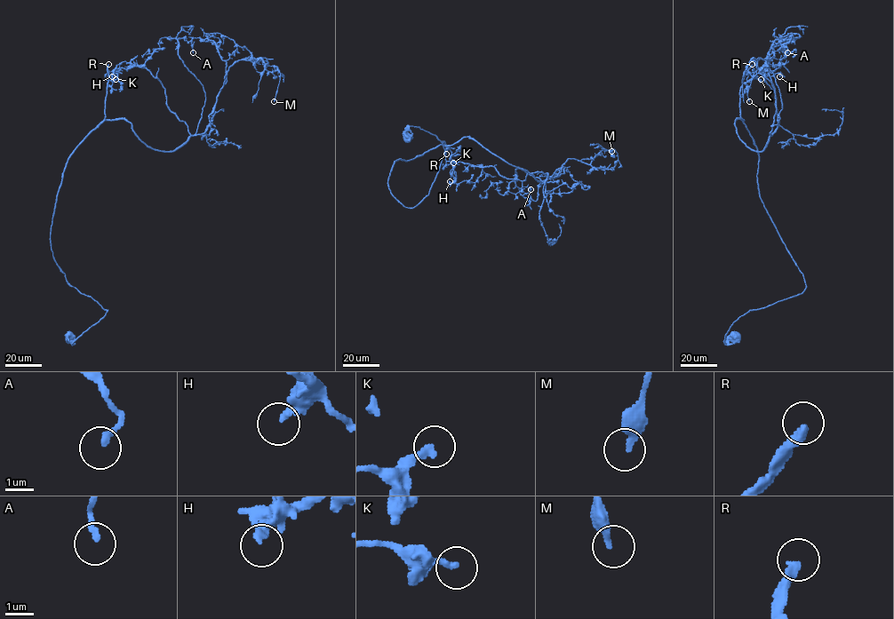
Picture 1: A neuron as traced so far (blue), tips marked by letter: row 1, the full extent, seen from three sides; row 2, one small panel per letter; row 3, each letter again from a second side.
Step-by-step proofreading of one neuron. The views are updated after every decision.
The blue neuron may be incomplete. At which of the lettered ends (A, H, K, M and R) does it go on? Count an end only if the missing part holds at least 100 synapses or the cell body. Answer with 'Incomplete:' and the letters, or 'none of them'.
Incomplete: R

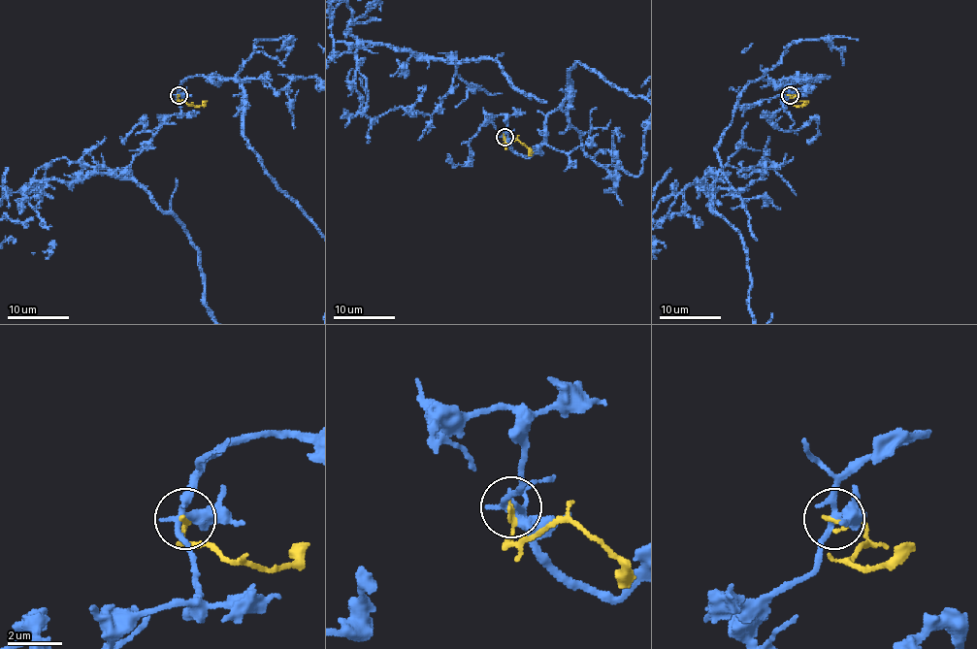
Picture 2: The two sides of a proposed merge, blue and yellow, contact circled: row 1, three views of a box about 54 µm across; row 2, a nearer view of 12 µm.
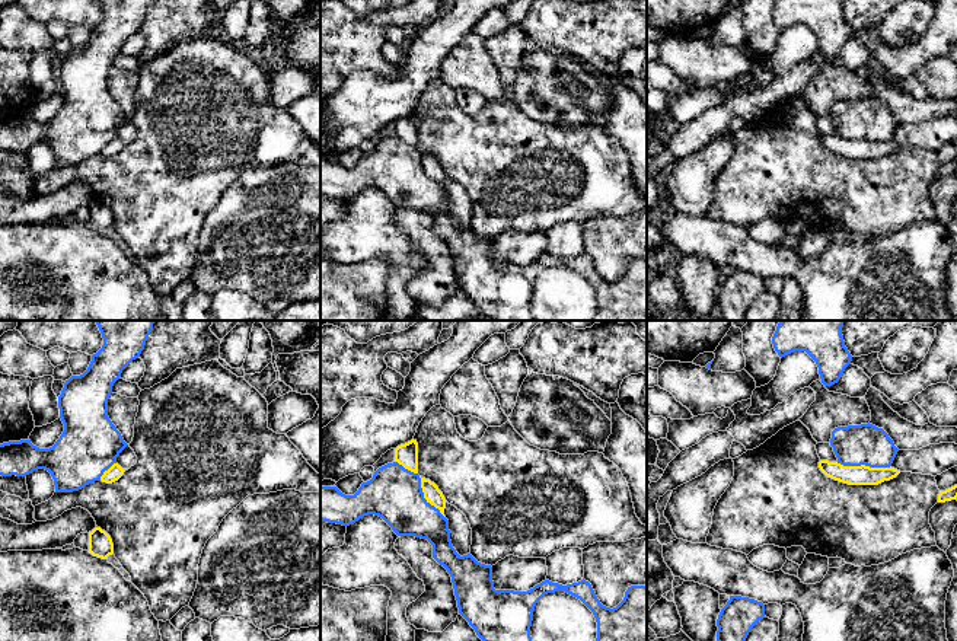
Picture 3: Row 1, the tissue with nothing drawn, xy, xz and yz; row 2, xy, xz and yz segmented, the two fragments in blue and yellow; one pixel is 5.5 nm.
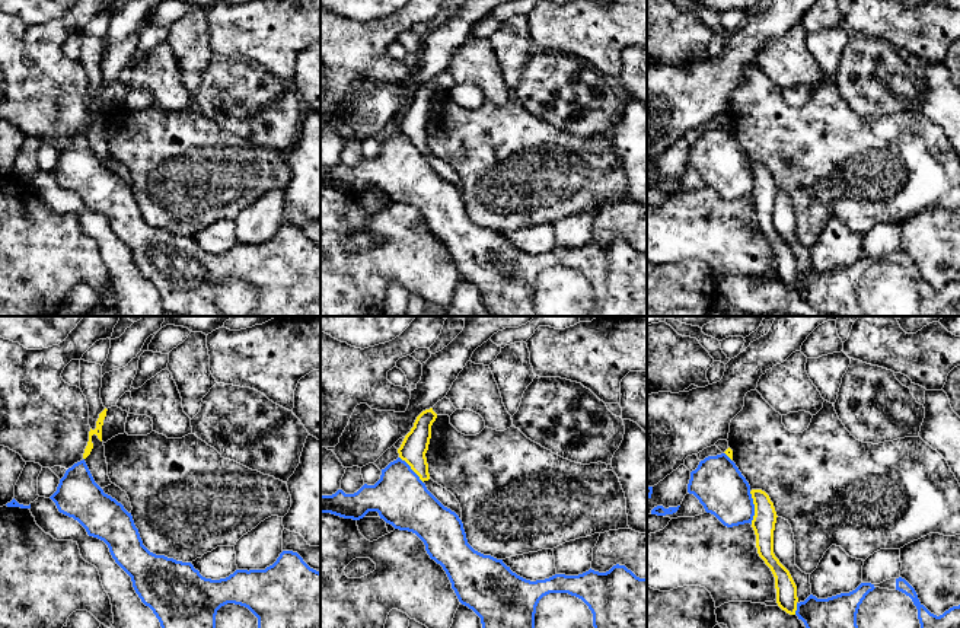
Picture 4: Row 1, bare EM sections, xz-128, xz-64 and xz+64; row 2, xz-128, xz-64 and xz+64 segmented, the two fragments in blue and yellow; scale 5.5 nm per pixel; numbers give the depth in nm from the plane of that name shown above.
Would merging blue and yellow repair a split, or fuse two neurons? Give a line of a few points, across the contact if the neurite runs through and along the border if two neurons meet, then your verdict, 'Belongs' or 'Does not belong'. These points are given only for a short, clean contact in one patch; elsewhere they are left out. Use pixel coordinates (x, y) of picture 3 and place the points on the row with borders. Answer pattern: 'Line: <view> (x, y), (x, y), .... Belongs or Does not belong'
Does not belong

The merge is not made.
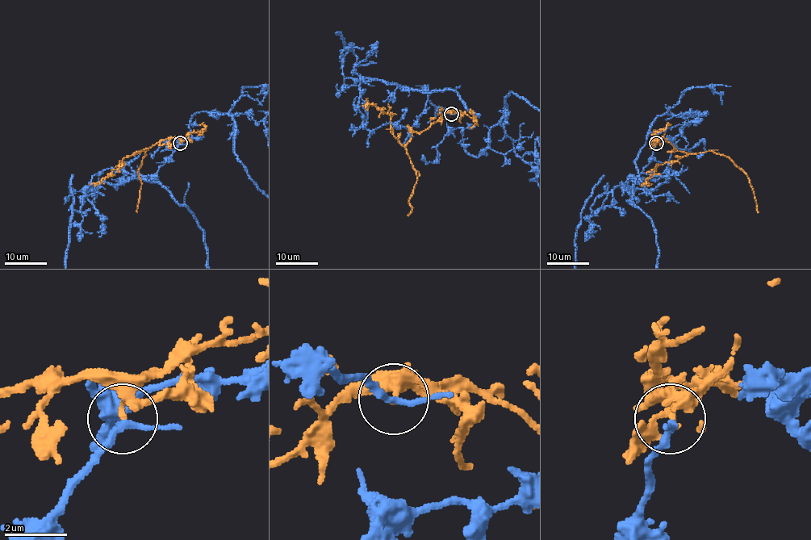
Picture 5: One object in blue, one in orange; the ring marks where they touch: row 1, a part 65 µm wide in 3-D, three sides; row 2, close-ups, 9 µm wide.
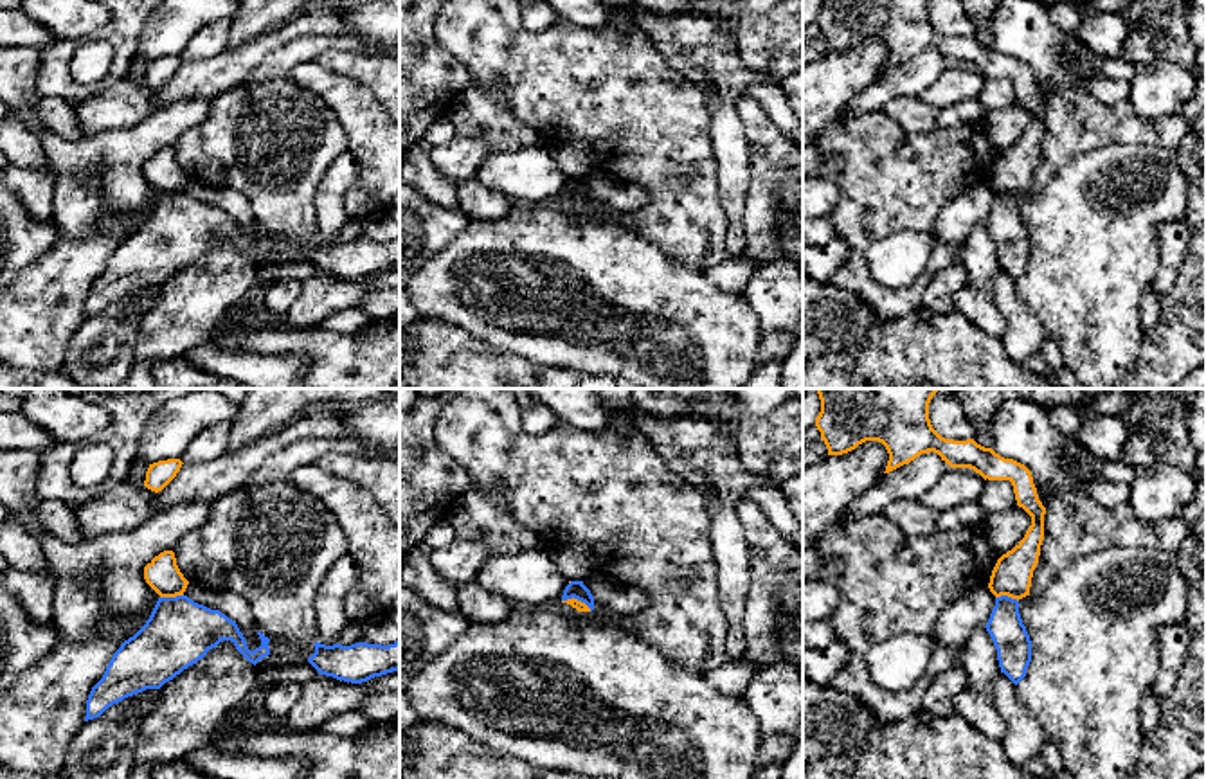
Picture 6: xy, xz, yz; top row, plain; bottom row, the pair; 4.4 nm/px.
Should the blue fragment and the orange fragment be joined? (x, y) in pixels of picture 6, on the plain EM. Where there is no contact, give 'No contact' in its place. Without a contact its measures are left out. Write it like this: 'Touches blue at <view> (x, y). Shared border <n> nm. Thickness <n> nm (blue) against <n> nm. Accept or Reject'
Touches blue at xz (576, 195). Shared border 140 nm. Thickness 80 nm (blue) against 50 nm. Reject

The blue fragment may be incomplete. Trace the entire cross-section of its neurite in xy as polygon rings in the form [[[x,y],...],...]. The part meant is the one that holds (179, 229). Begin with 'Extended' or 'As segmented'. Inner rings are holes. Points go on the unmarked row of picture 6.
As segmented. [[[187,193],[158,194],[146,221],[113,250],[103,275],[86,297],[85,318],[146,286],[160,286],[196,261],[221,237],[230,237],[254,263],[270,252],[270,236],[257,228],[261,243],[250,248],[238,221],[220,207]]]

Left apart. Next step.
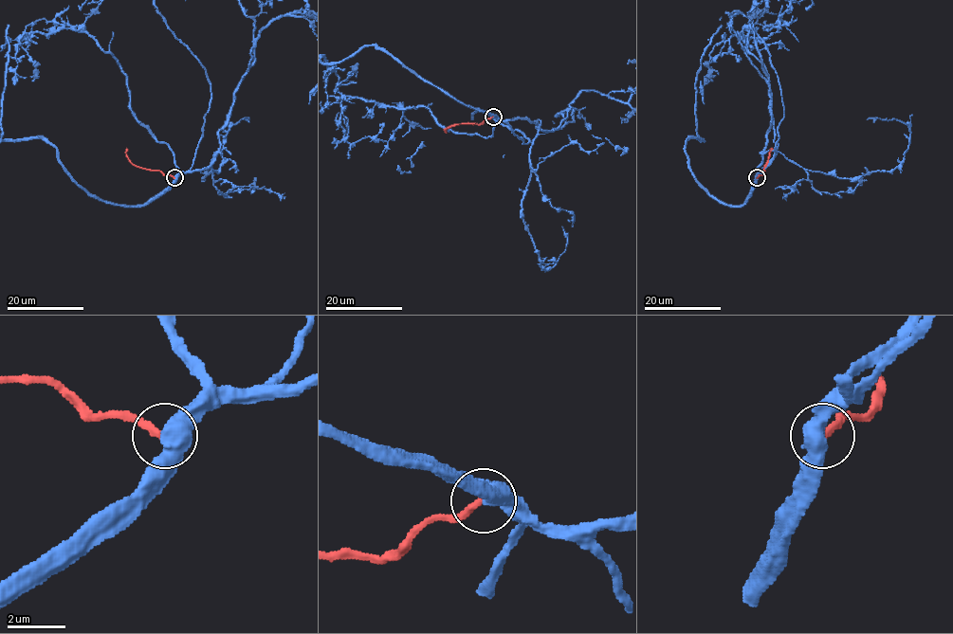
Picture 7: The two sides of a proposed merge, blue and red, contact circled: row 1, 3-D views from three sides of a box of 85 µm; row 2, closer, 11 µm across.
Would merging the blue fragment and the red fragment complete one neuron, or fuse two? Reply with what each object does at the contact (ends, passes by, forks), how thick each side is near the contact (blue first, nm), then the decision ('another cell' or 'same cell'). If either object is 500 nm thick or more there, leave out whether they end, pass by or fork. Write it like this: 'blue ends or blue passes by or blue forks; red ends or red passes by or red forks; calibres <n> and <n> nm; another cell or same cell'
calibres 600 and 240 nm; same cell

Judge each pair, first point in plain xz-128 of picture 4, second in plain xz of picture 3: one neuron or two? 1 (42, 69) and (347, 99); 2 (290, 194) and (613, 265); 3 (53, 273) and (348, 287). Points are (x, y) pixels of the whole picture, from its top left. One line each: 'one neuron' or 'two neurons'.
1: two neurons
2: two neurons
3: one neuron

